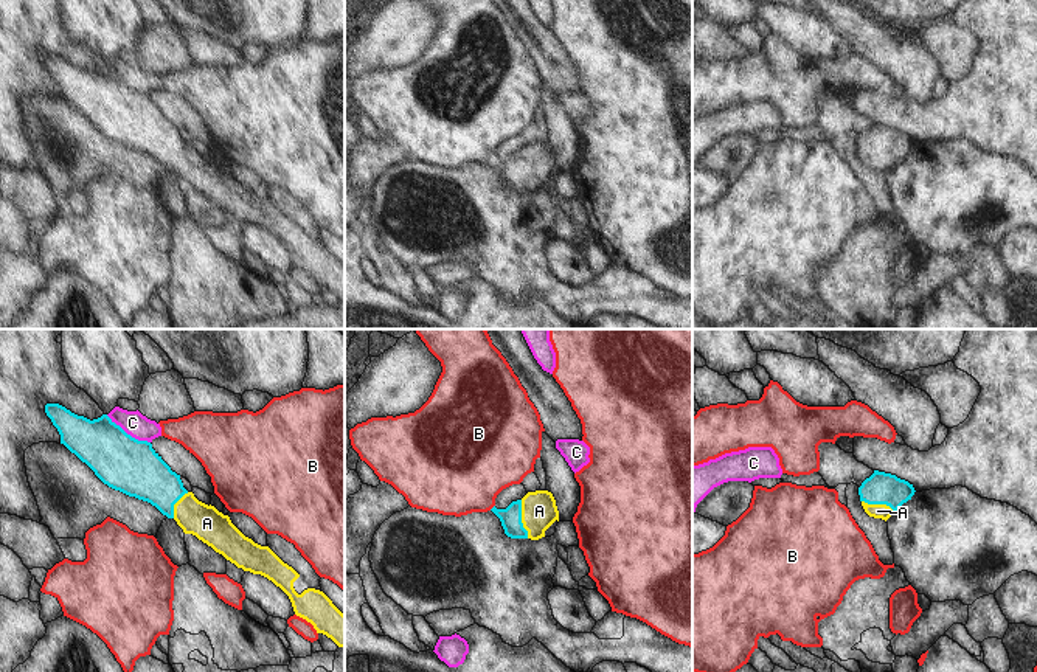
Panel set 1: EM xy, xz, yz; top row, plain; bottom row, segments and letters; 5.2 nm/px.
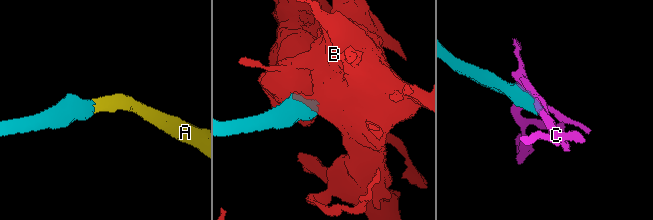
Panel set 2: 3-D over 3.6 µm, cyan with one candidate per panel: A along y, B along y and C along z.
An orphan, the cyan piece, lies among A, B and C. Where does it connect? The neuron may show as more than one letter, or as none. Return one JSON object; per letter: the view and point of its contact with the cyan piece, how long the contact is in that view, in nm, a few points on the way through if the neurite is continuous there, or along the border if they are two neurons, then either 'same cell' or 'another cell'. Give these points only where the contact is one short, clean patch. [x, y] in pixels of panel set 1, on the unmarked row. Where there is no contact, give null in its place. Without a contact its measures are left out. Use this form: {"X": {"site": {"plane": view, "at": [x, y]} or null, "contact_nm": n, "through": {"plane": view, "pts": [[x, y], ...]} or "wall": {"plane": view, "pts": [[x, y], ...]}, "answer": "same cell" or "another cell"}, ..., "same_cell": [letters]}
{"A": {"site": {"plane": "xz", "at": [520, 171]}, "contact_nm": 200, "through": {"plane": "xz", "pts": [[511, 169], [520, 171], [528, 171], [539, 163]]}, "answer": "same cell"}, "B": {"site": {"plane": "xz", "at": [492, 160]}, "contact_nm": 40, "wall": {"plane": "xz", "pts": [[494, 157], [489, 162]]}, "answer": "another cell"}, "C": {"site": {"plane": "xy", "at": [126, 86]}, "contact_nm": 280, "answer": "another cell"}, "same_cell": ["A"]}

